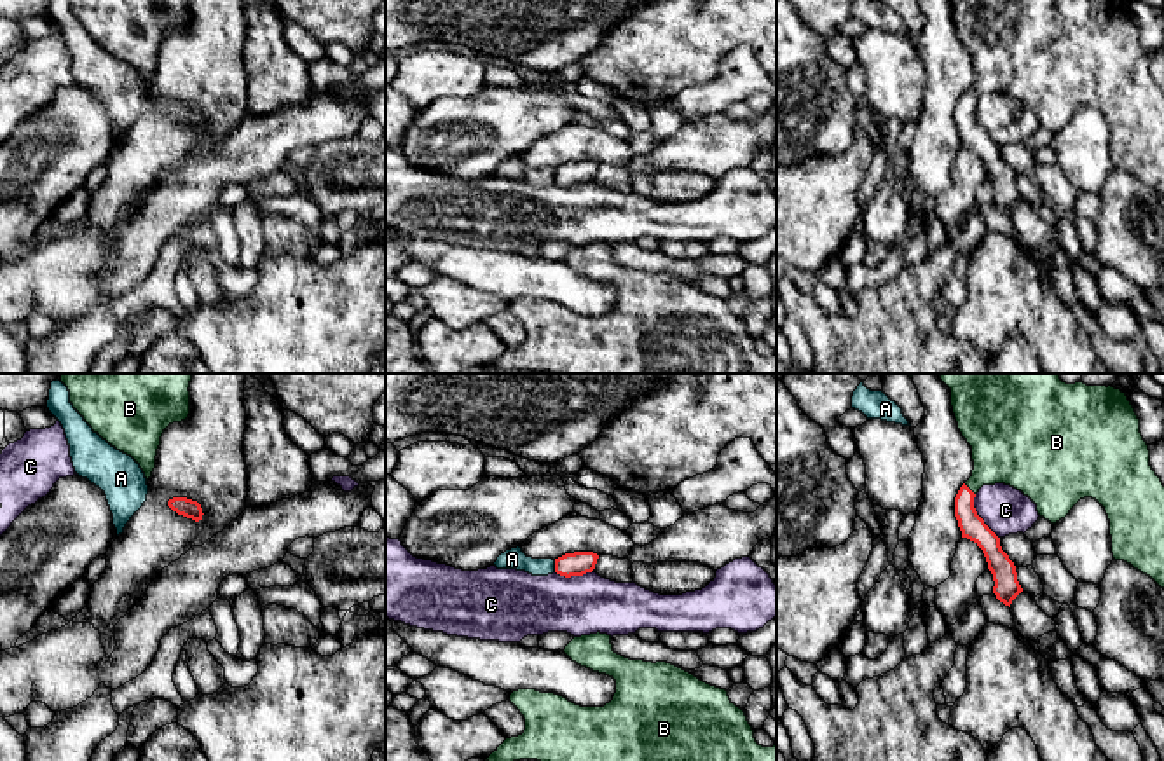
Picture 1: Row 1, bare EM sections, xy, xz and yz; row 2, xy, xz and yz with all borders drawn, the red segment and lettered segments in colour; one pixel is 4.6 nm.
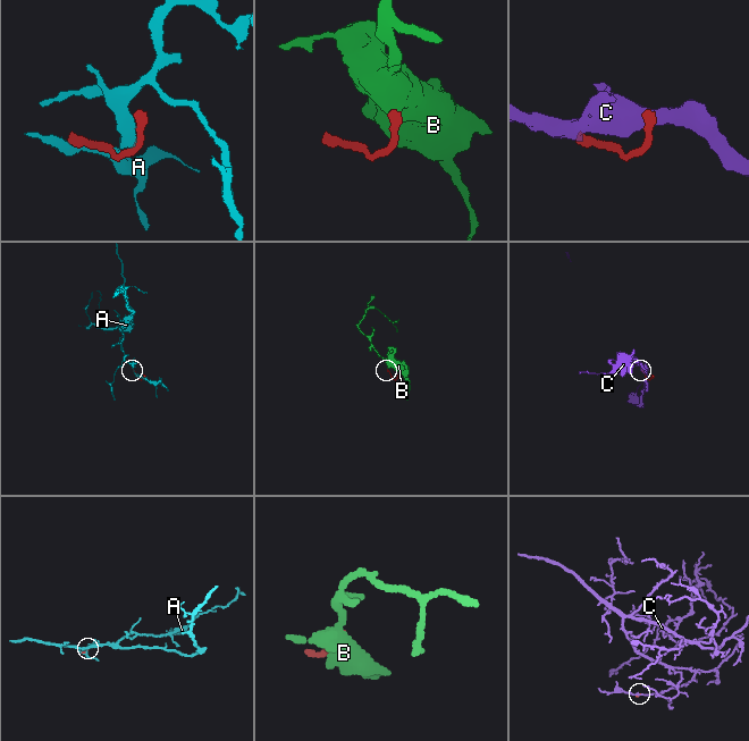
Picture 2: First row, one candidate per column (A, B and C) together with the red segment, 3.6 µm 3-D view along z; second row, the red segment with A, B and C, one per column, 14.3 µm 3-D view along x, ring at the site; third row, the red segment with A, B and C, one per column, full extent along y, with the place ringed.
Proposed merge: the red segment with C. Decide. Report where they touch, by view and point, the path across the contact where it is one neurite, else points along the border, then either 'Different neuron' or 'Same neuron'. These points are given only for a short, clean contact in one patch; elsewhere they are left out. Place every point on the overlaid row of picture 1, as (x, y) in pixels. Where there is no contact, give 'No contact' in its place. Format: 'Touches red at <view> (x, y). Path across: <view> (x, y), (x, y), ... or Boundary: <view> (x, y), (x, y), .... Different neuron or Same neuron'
Touches red at yz (979, 517). Boundary: yz (974, 494), (976, 514), (999, 538). Different neuron

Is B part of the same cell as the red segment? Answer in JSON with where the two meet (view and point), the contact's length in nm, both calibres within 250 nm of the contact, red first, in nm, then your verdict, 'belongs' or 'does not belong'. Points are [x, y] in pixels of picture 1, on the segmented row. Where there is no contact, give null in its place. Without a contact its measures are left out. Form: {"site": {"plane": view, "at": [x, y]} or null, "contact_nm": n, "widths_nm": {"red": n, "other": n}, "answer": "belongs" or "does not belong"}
{"site": {"plane": "yz", "at": [969, 489]}, "contact_nm": 80, "widths_nm": {"red": 120, "other": 320}, "answer": "belongs"}

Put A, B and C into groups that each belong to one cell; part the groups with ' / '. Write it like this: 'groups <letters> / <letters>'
groups A / B / C

